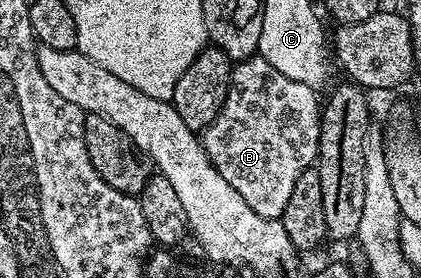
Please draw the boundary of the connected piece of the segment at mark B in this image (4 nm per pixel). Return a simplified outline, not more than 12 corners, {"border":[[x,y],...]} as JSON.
{"border":[[259,55],[202,144],[279,219],[319,158],[322,101]]}

